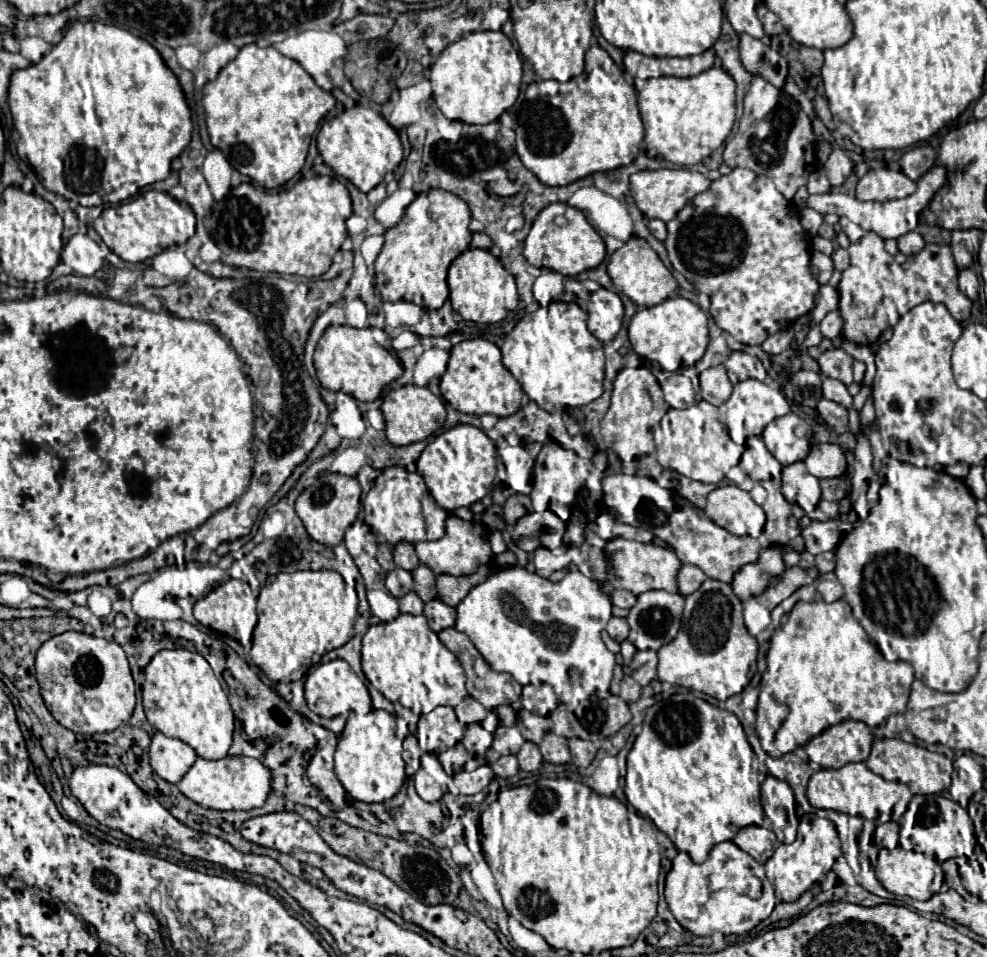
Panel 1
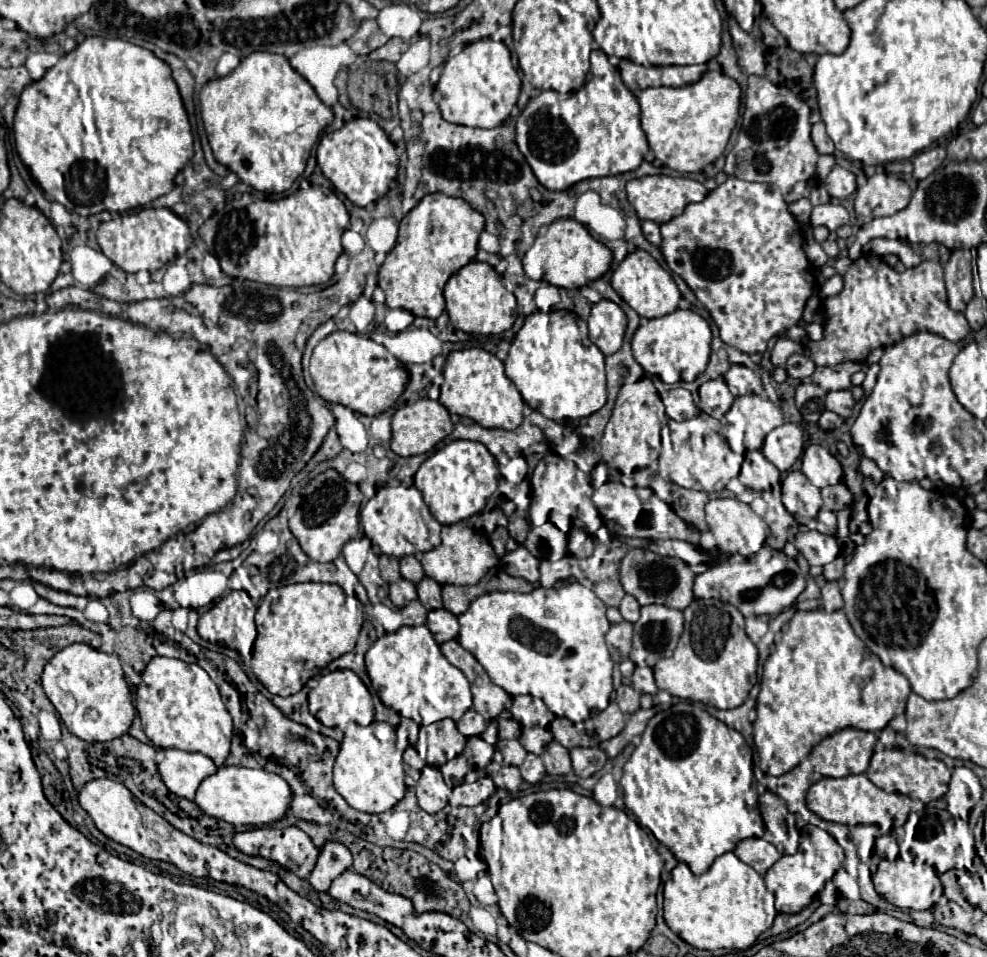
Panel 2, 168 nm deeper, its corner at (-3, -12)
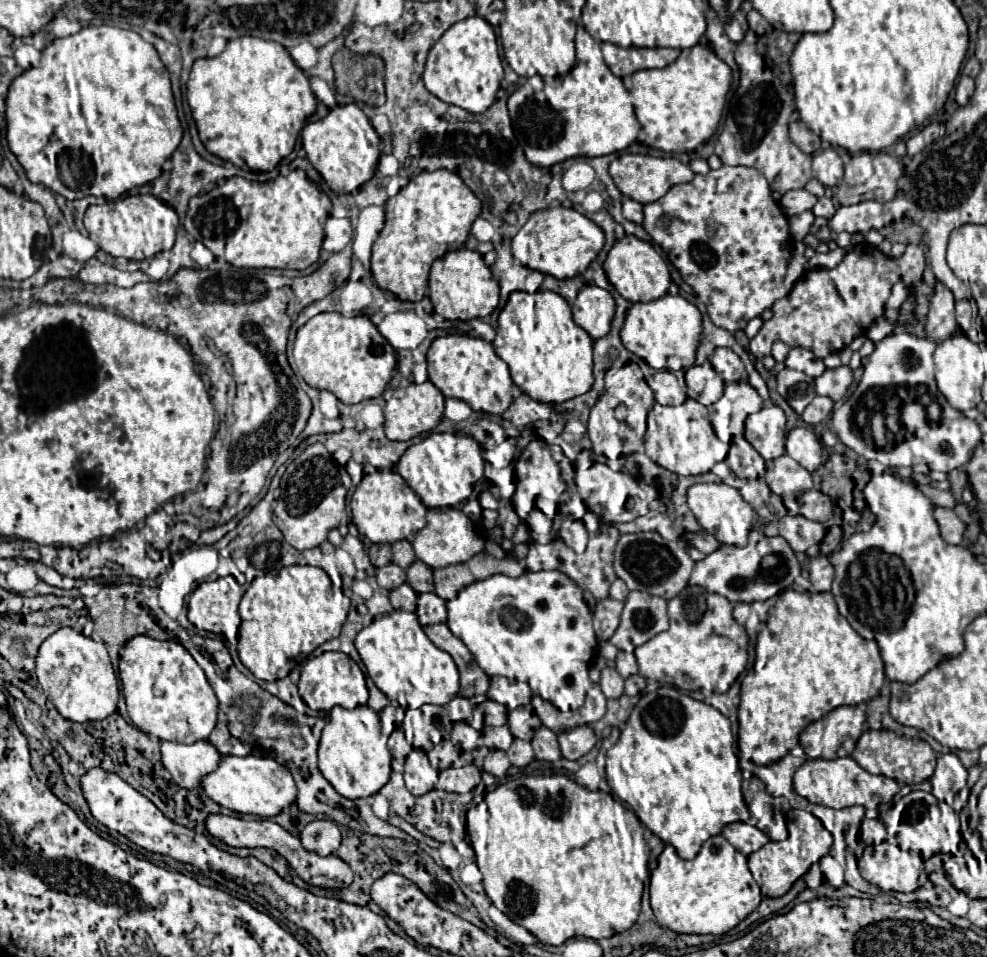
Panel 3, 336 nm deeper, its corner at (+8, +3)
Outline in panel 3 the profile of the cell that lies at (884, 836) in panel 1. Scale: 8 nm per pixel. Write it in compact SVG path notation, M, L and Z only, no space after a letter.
M867 819L862 821L860 828L860 839L868 845L878 845L886 838L887 832L884 824L878 819Z

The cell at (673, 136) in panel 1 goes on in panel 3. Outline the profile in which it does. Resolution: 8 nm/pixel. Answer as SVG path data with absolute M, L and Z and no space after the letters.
M702 43L682 49L680 57L664 69L636 71L632 75L630 93L636 117L646 133L646 145L662 151L684 153L706 143L722 119L722 107L730 81L730 67Z

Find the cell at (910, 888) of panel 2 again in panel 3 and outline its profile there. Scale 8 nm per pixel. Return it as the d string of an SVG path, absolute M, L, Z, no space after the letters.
M880 843L868 845L858 859L860 875L880 887L882 891L914 891L922 886L928 875L924 873L924 861L916 853L902 851L898 845Z

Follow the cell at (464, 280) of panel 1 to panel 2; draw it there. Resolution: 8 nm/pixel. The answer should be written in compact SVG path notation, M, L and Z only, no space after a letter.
M477 260L469 262L449 278L445 284L445 302L451 324L467 334L499 334L509 330L517 318L515 296L503 286L503 280L493 266Z

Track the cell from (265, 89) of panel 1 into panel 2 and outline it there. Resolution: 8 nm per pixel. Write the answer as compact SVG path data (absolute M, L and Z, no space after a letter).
M253 52L241 60L241 64L225 78L209 80L201 94L201 118L213 156L239 176L241 182L265 194L283 194L303 174L311 148L319 140L319 134L333 122L333 110L327 108L311 84L299 76L289 60L271 52Z

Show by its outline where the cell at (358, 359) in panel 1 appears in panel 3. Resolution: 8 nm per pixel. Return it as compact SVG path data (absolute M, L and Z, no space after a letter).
M320 313L312 317L298 329L292 353L298 373L310 387L326 389L348 405L380 397L396 373L396 351L366 315L348 319L340 313Z

